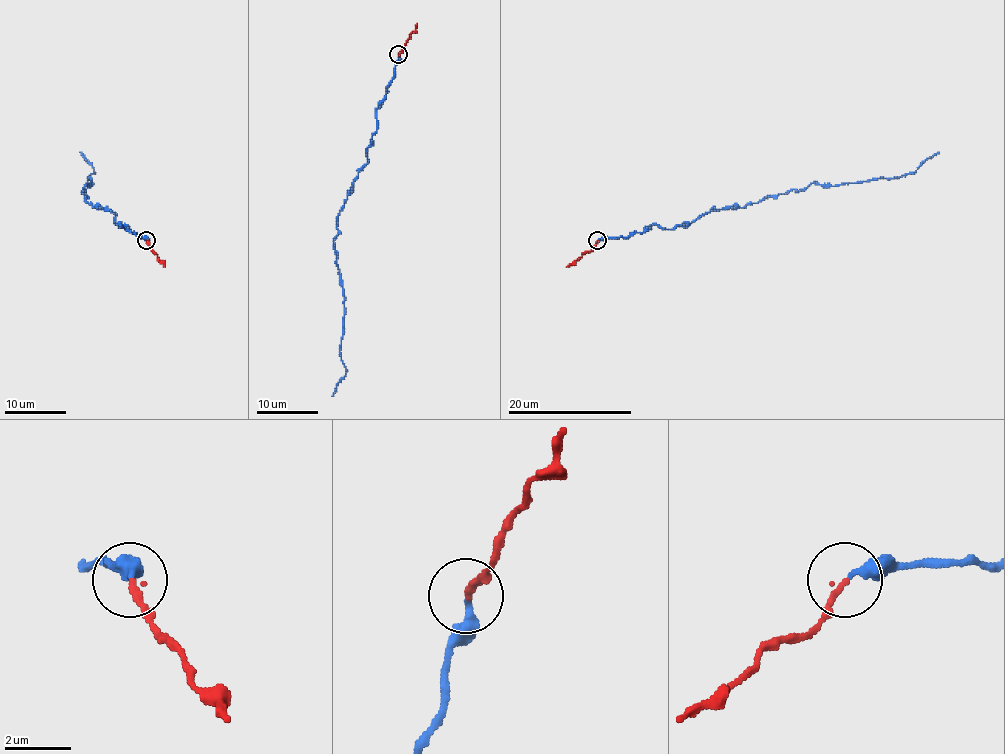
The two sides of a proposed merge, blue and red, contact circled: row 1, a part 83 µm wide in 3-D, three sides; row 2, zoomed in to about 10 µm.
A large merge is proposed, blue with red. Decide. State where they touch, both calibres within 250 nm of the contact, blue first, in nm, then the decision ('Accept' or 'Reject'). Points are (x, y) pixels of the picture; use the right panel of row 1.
Place: (597, 240). Thickness 320 nm (blue) against 190 nm. Reject

